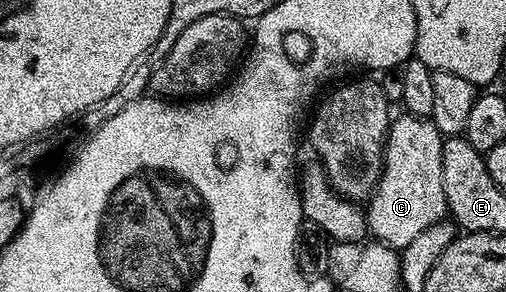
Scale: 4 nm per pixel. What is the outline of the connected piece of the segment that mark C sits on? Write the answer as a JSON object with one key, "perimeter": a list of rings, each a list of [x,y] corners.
{"perimeter":[[[400,114],[388,126],[388,138],[384,141],[384,170],[376,183],[376,190],[367,201],[366,219],[368,231],[379,243],[390,248],[403,250],[422,230],[430,230],[439,220],[445,219],[448,212],[446,190],[442,190],[442,146],[445,137],[433,126],[431,119],[423,116]]]}

